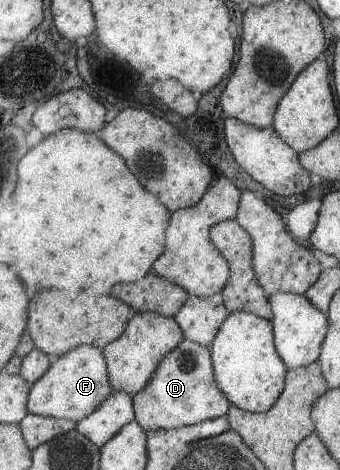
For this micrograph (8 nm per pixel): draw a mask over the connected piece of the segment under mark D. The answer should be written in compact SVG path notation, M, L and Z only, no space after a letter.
M183 338L159 361L148 385L134 394L135 420L148 430L176 429L225 415L229 401L218 389L209 346Z

